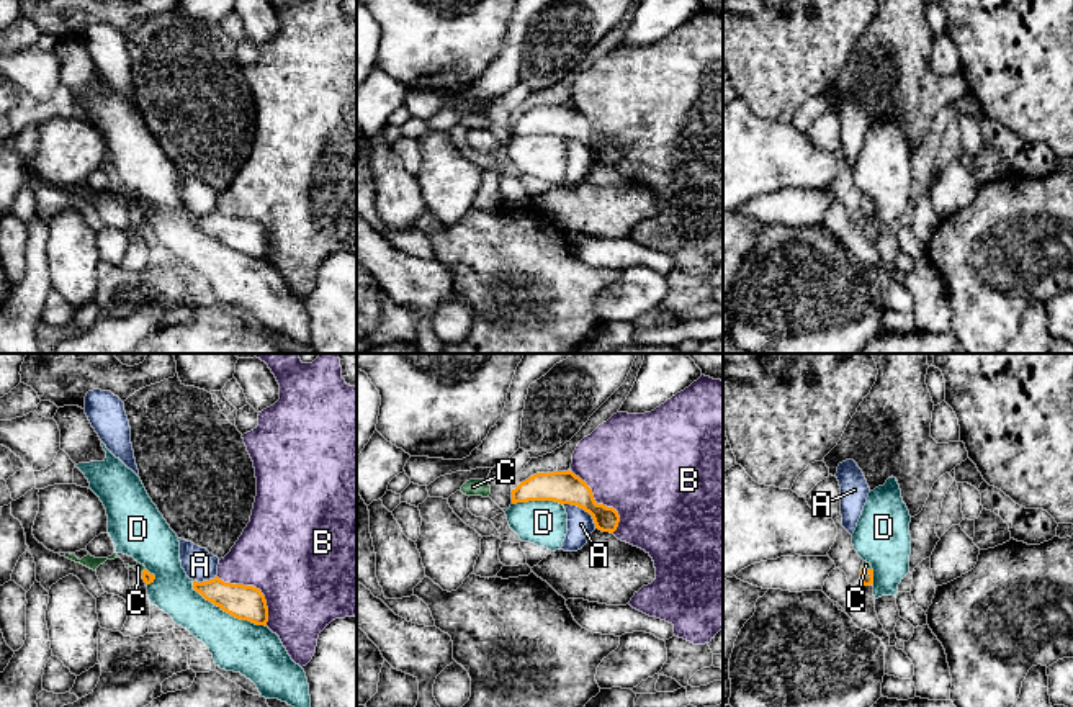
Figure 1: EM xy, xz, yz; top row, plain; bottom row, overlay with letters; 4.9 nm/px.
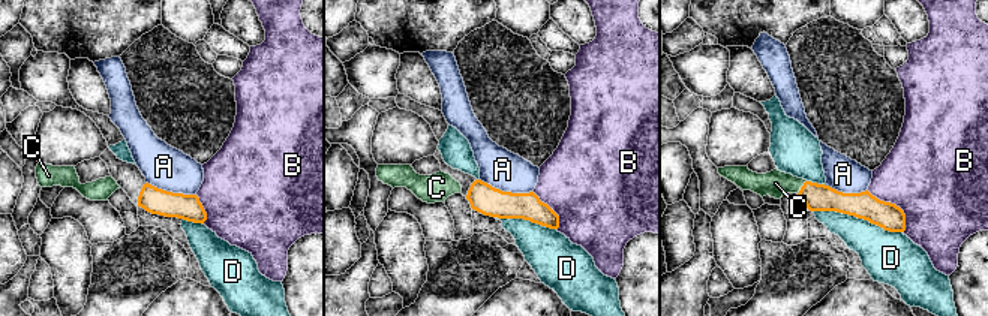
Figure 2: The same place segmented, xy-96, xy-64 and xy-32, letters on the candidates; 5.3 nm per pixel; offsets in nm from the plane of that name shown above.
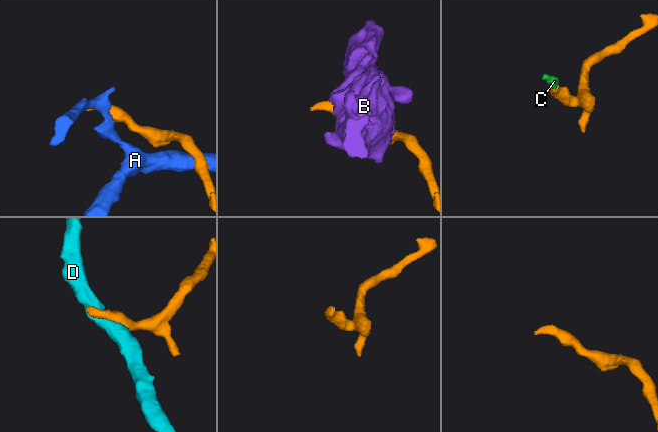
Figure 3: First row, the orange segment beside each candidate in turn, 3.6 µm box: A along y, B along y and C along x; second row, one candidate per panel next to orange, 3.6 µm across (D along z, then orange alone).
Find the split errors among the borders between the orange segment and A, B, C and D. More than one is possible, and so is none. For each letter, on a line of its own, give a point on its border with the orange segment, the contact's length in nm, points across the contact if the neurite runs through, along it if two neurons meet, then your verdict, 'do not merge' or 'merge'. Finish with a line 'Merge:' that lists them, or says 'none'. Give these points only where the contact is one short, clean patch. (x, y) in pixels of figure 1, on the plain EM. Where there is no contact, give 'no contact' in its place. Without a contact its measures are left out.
A: meets orange in xz at (583, 141); contact 200 nm long; do not merge
B: meets orange in xy at (255, 221); contact 360 nm long; do not merge
C: meets orange in yz at (867, 203); contact 50 nm long; runs through yz (866, 208), (867, 203), (866, 198); merge
D: meets orange in xy at (226, 244); contact 440 nm long; do not merge
Merge: C

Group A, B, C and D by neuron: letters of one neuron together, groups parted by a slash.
A / B / C / D

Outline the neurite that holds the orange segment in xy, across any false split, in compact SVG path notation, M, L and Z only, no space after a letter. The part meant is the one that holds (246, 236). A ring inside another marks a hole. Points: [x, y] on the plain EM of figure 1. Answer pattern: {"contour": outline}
{"contour": "M218 209L203 216L193 214L193 223L232 250L267 260L268 241L260 223L224 216Z"}

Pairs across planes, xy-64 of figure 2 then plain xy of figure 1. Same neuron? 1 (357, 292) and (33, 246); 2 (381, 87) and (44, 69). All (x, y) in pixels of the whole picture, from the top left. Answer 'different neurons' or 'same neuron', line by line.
1: same neuron
2: same neuron

